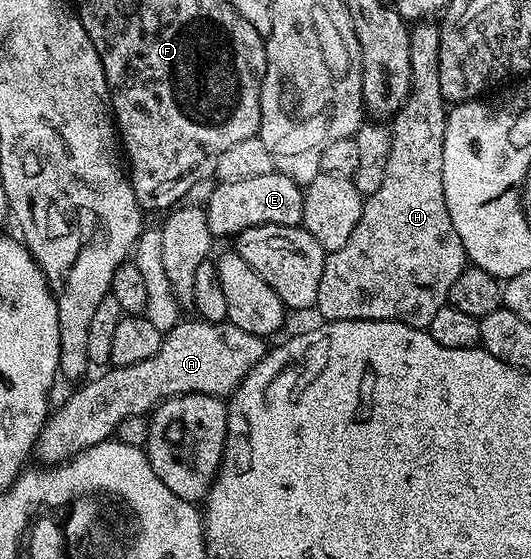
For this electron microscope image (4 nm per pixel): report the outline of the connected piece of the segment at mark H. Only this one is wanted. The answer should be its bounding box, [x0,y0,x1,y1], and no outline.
[316,20,468,330]

